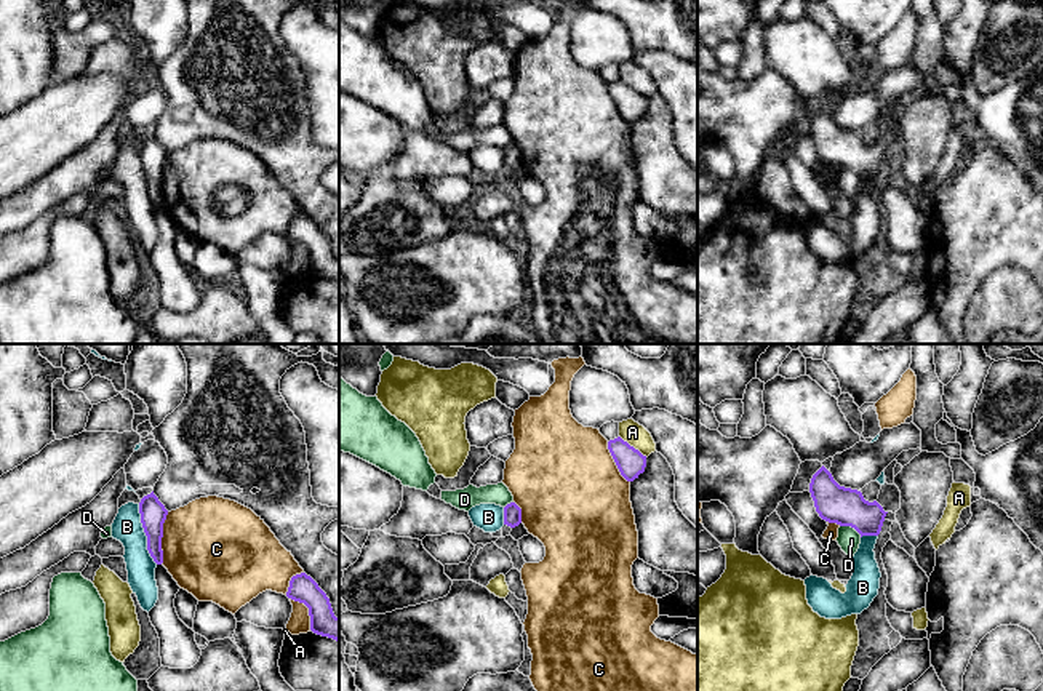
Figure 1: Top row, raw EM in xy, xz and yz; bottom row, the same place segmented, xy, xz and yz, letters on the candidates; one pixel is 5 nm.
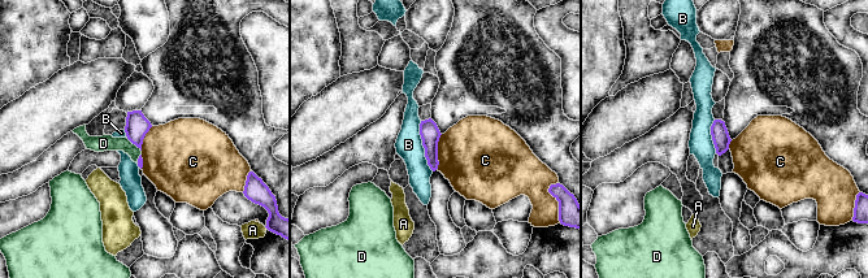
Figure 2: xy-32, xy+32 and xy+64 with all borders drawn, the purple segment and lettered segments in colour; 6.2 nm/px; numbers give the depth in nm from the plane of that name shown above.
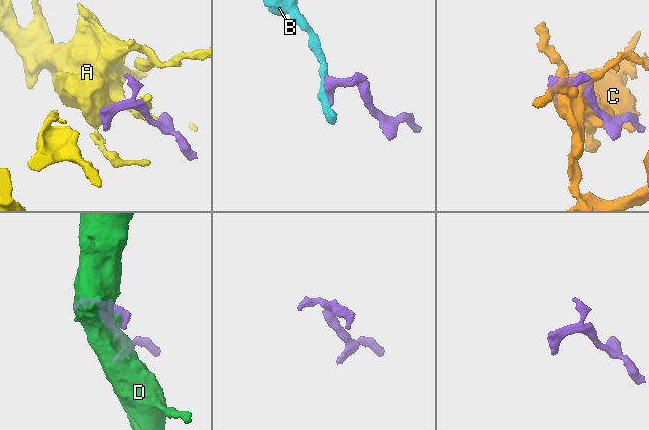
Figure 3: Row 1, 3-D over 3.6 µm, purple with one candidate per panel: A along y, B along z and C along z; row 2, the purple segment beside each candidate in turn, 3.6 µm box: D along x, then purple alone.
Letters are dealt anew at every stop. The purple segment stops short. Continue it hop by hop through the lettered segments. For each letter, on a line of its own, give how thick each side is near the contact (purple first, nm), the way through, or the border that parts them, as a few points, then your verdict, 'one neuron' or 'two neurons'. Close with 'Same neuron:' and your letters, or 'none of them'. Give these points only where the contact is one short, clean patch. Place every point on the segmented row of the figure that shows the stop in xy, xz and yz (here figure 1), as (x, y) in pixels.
A: 140/110 nm | two neurons
B: 130/150 nm | along xy (138, 504), (146, 549), (157, 563) | two neurons
C: 130/480 nm | two neurons
D: 190/110 nm | along yz (840, 525), (850, 525), (861, 536) | two neurons
Same neuron: none of them

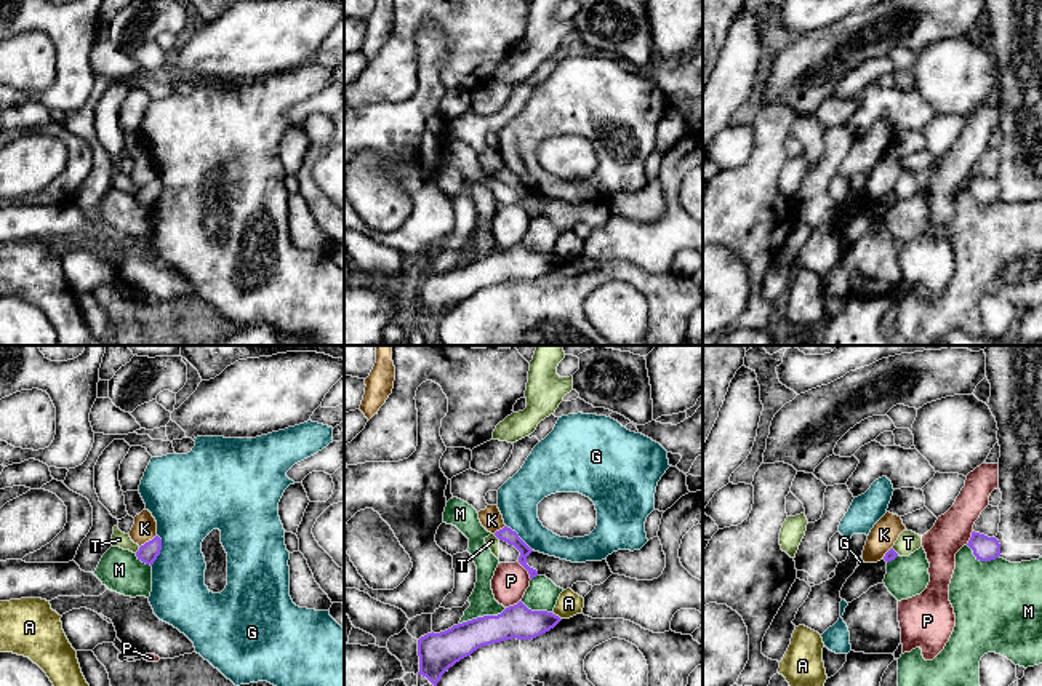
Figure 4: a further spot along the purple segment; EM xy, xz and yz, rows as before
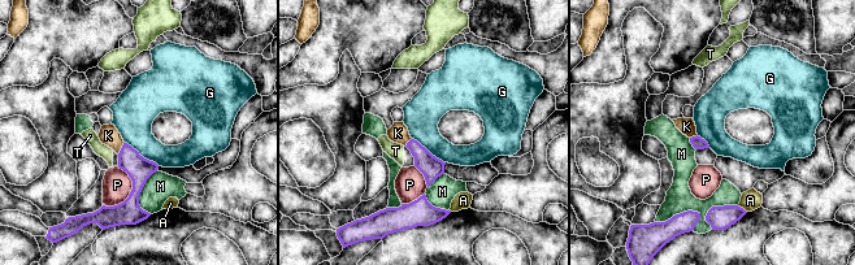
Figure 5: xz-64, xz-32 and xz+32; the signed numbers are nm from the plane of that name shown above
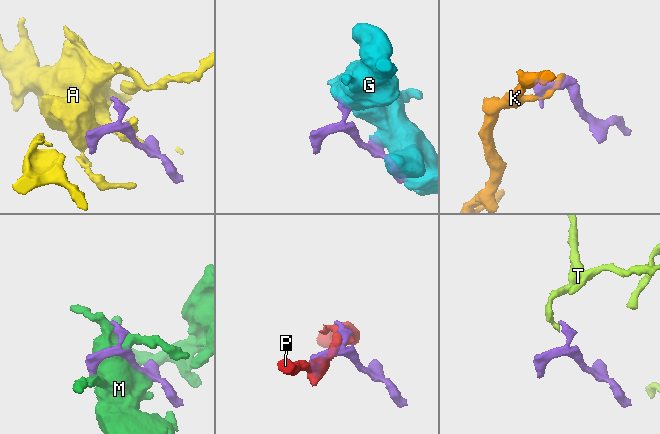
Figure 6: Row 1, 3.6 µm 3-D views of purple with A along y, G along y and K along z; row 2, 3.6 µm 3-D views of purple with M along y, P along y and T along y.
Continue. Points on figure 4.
A: 170/120 nm | two neurons
G: 100/340 nm | two neurons
K: 100/120 nm | along xy (156, 534), (140, 547) | two neurons
M: 170/130 nm | two neurons
P: 70/180 nm | along xz (517, 562), (530, 579) | two neurons
T: 100/80 nm | along xy (140, 547), (135, 552) | two neurons
Same neuron: none of them

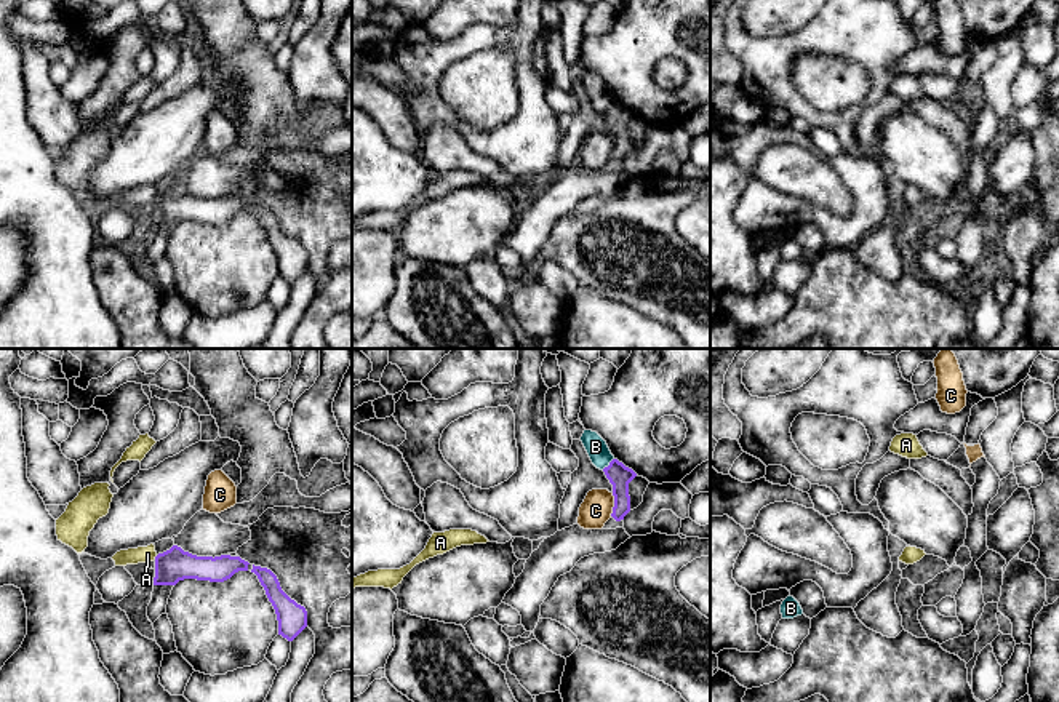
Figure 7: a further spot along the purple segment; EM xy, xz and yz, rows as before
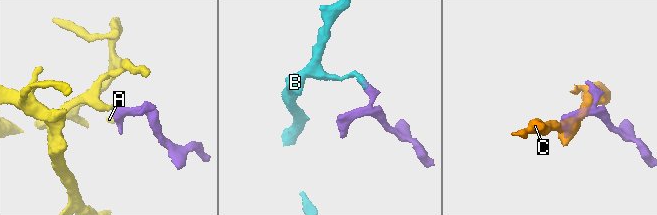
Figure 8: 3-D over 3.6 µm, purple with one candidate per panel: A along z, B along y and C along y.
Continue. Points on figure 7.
A: 170/80 nm | across xy (175, 565), (167, 565), (155, 557), (147, 554) | one neuron
B: 120/110 nm | along xz (613, 458), (602, 469) | two neurons
C: 120/160 nm | along xz (613, 493), (613, 512), (610, 515) | two neurons
Same neuron: A

